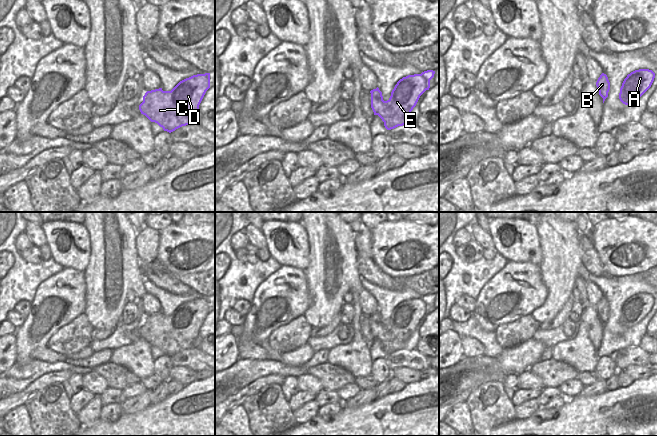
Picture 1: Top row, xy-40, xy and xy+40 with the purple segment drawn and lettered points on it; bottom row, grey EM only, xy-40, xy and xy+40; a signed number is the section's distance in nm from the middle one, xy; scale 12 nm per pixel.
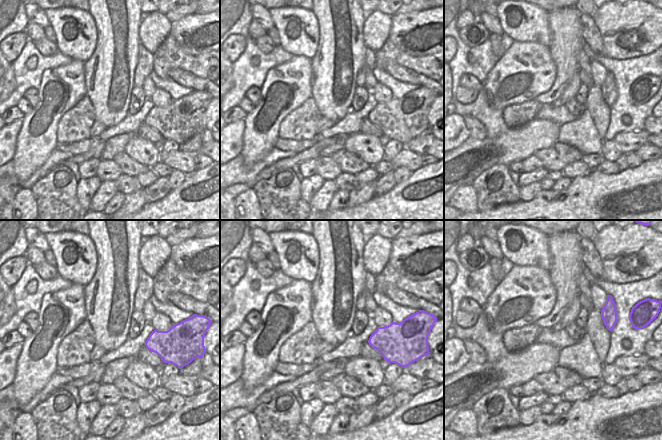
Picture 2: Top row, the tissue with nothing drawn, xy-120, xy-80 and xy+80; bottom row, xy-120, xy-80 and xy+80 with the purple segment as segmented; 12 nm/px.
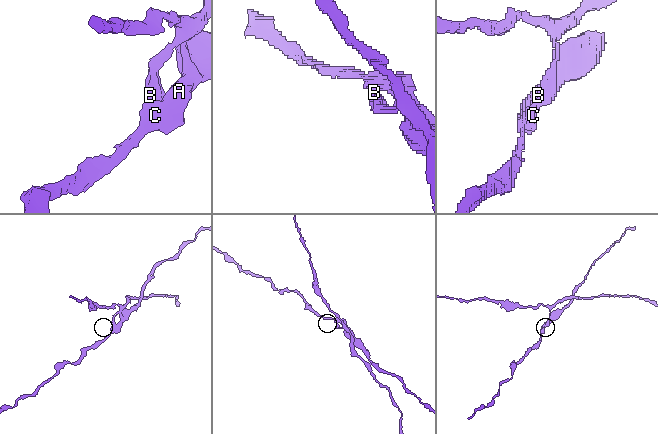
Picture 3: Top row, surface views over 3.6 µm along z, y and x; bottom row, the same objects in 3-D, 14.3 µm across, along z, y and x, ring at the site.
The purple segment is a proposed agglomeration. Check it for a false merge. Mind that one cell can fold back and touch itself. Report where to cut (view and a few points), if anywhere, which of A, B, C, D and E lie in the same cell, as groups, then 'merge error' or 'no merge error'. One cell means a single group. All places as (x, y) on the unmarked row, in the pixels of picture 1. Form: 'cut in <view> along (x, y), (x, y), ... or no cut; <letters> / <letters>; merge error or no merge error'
cut in xy along (376, 312), (378, 314); A C D E / B; merge error

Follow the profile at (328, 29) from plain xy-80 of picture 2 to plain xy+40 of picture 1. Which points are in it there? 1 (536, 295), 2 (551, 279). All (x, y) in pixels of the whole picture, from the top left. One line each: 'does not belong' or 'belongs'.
1: does not belong
2: belongs

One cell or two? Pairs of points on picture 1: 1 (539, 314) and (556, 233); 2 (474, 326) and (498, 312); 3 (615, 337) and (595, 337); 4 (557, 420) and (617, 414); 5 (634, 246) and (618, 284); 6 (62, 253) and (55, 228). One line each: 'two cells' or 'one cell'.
1: one cell
2: two cells
3: two cells
4: one cell
5: two cells
6: one cell

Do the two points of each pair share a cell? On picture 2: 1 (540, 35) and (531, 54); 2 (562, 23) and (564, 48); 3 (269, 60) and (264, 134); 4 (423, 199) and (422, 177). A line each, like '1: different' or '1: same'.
1: different
2: same
3: different
4: same

